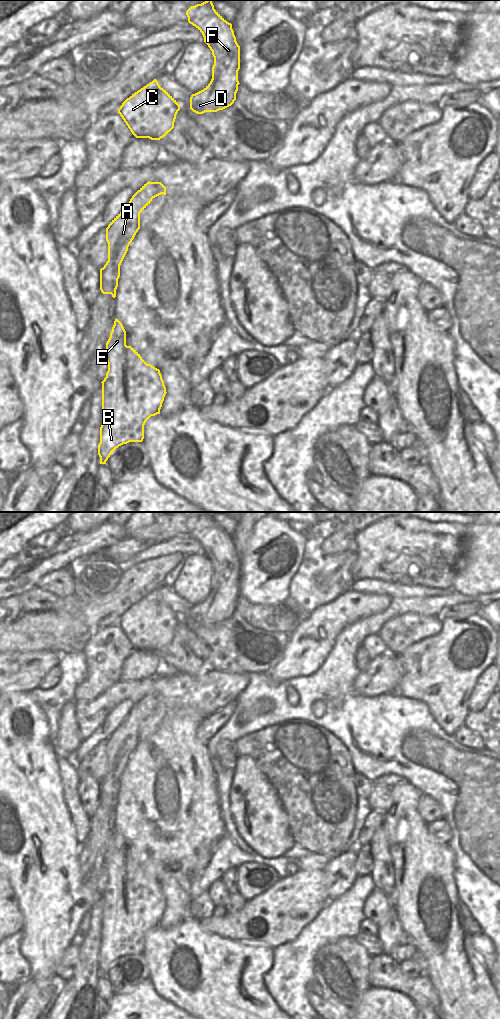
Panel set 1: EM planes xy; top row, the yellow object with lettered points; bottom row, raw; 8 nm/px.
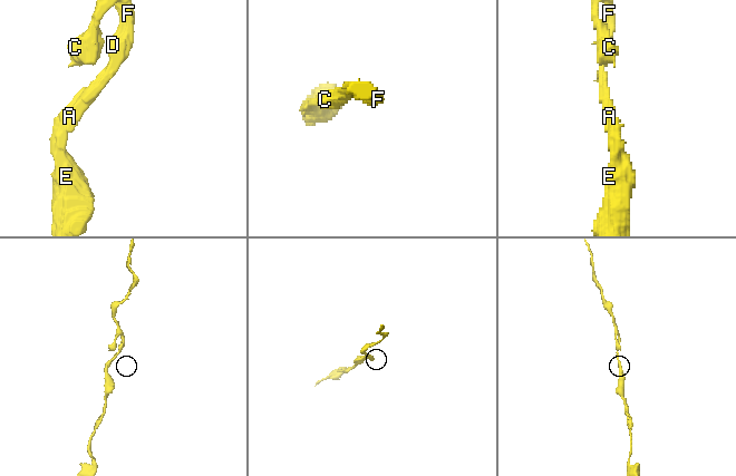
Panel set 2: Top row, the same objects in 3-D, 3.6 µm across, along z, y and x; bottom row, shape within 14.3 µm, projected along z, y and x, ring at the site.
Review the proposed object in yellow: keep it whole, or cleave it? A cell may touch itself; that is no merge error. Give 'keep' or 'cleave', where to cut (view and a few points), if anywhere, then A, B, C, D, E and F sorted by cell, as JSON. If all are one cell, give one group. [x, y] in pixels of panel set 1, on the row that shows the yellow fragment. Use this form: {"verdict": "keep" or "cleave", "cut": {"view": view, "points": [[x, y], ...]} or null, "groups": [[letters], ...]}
{"verdict": "keep", "cut": null, "groups": [["A", "B", "C", "D", "E", "F"]]}

